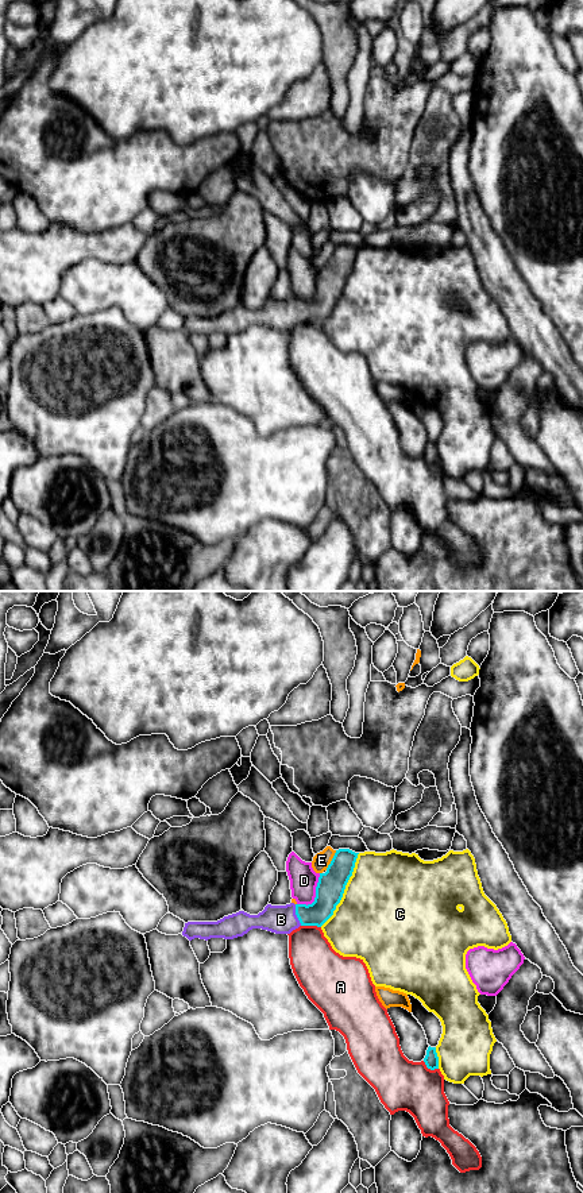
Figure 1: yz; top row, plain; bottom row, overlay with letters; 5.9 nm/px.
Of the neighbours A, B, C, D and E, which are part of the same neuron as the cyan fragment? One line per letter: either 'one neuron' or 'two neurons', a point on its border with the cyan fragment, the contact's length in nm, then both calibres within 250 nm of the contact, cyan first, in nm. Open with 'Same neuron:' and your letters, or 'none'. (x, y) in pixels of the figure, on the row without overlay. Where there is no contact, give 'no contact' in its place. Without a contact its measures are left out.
Same neuron: B
A: two neurons; contact yz (311, 320); length 120 nm; calibres 170 and 280 nm
B: one neuron; contact yz (297, 311); length 130 nm; calibres 170 and 180 nm
C: two neurons; contact yz (344, 284); length 500 nm; calibres 170 and 500 nm
D: two neurons; contact yz (316, 290); length 240 nm; calibres 170 and 160 nm
E: two neurons; contact yz (332, 255); length 140 nm; calibres 170 and 100 nm

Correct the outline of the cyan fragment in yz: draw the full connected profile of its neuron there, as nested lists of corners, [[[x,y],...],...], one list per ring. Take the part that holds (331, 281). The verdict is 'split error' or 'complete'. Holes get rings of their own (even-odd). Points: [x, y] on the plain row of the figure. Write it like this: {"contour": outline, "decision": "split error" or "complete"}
{"contour": [[[350,244],[336,246],[328,263],[320,269],[312,300],[267,300],[258,310],[239,306],[217,317],[188,317],[182,331],[189,336],[194,333],[205,336],[211,333],[233,335],[243,332],[252,324],[290,329],[300,321],[321,323],[340,298],[345,281],[352,271],[358,250]]], "decision": "split error"}

